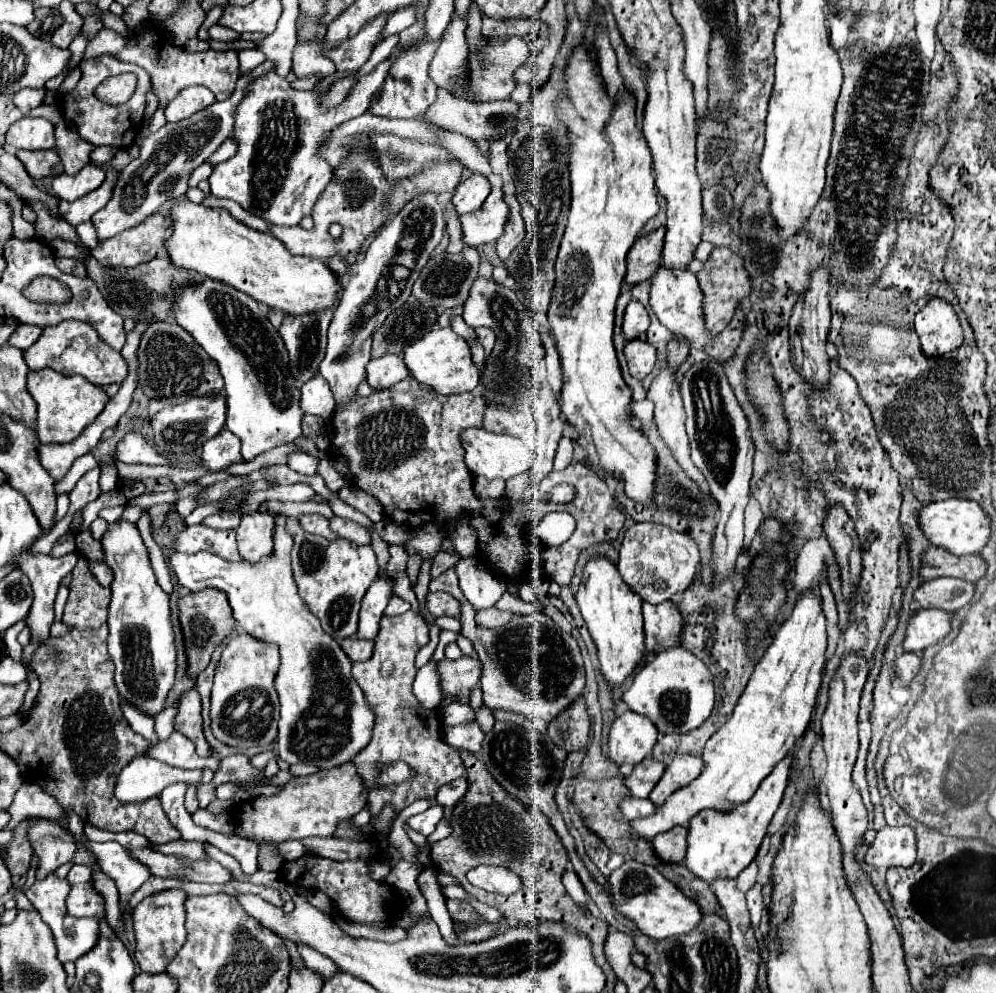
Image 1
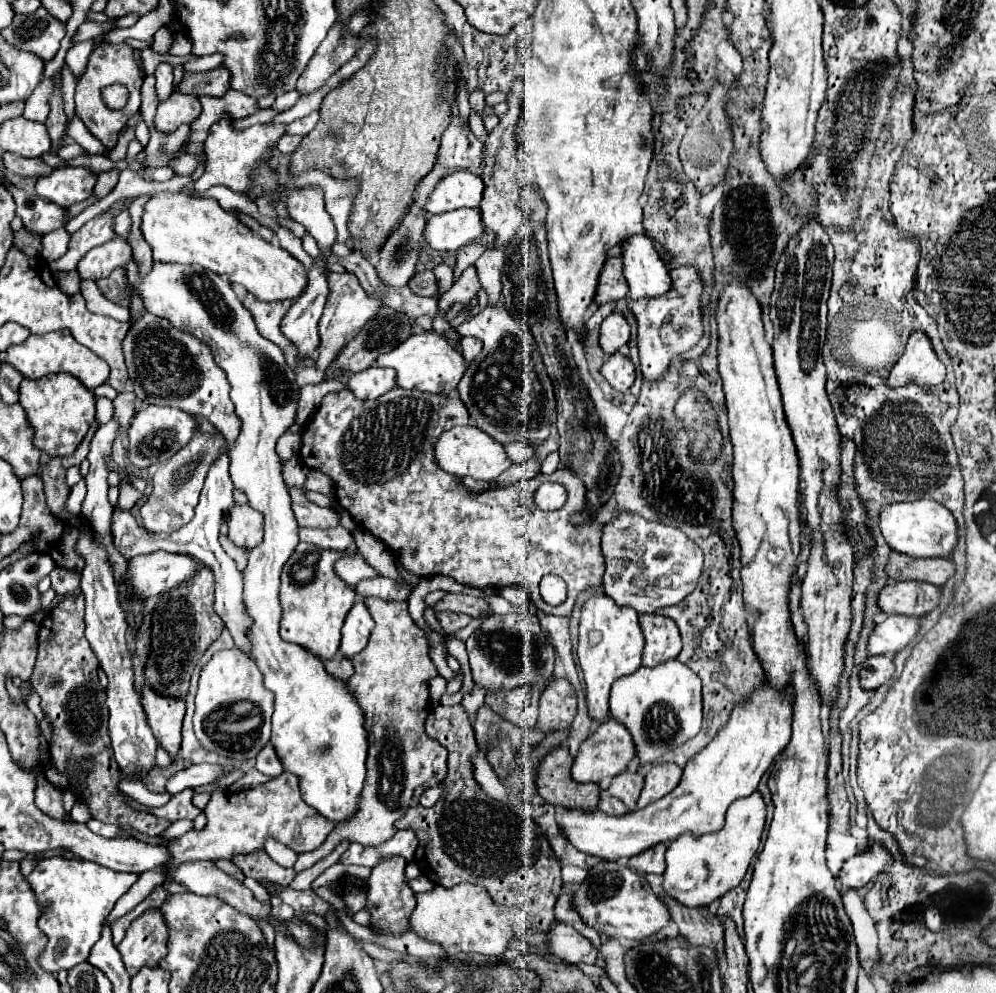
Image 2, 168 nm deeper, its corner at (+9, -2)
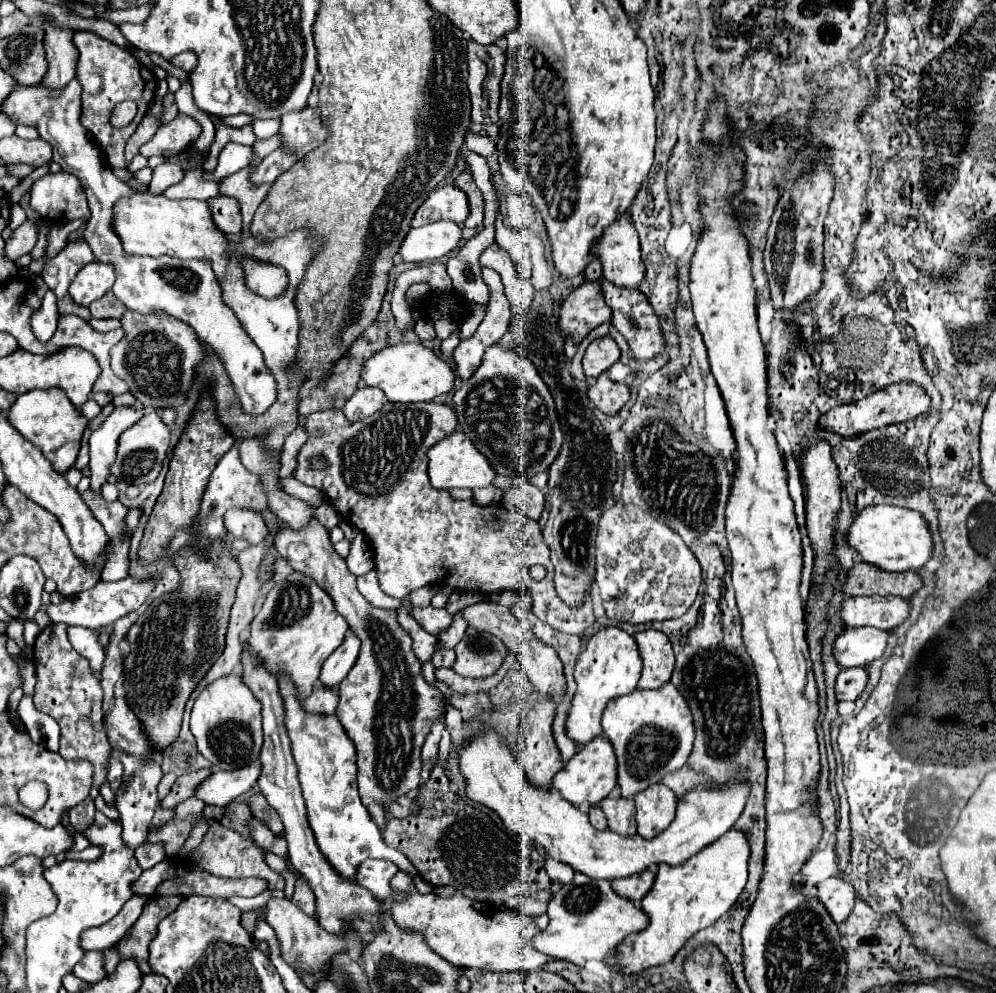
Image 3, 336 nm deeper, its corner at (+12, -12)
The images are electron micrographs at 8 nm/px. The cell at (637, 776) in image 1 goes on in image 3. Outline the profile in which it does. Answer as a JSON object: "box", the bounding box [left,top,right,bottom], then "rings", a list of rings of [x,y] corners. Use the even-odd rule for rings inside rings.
{"box":[600,798,636,836],"rings":[[[604,798],[600,802],[600,808],[604,810],[604,816],[608,820],[608,830],[612,830],[620,836],[636,834],[636,820],[634,820],[636,808],[634,808],[632,800]]]}

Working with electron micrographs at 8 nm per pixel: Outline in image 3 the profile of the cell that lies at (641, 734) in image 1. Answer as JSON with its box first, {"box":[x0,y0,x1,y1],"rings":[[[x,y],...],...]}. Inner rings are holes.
{"box":[552,738,616,806],"rings":[[[596,738],[590,744],[582,746],[580,752],[574,754],[570,762],[552,778],[552,788],[556,788],[564,800],[578,806],[582,802],[590,802],[592,806],[600,804],[614,788],[616,788],[616,756],[612,752],[612,744],[604,738]]]}

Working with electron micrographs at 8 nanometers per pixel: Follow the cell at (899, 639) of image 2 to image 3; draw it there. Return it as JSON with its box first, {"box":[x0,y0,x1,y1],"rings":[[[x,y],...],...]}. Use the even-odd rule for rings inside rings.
{"box":[834,628,888,668],"rings":[[[844,628],[834,640],[834,658],[840,668],[864,666],[880,658],[886,650],[888,632],[878,628]]]}

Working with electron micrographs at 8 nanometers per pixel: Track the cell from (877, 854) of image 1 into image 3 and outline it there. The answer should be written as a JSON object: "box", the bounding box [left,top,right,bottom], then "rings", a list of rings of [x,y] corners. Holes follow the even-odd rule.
{"box":[816,876,856,924],"rings":[[[834,876],[834,878],[828,878],[820,884],[816,884],[816,888],[818,888],[816,898],[824,904],[824,908],[832,916],[832,920],[836,924],[844,922],[854,908],[854,896],[856,896],[854,886],[844,884],[842,878]]]}

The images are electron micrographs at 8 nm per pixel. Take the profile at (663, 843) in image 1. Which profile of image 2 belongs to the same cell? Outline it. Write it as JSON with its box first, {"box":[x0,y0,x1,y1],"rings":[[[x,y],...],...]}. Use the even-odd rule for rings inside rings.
{"box":[627,844,667,874],"rings":[[[657,844],[651,850],[631,858],[627,864],[639,874],[663,874],[665,872],[665,850],[667,844]]]}

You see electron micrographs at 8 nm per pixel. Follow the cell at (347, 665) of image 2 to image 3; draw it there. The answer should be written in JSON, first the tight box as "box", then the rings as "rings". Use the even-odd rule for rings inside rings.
{"box":[302,686,338,716],"rings":[[[320,686],[302,702],[304,712],[318,714],[318,716],[334,714],[336,706],[338,706],[338,692],[332,688],[320,688]]]}

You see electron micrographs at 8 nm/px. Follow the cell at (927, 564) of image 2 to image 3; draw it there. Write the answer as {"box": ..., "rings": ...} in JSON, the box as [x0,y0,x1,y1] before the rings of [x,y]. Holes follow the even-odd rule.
{"box":[842,562,922,598],"rings":[[[854,562],[848,570],[848,580],[842,588],[846,596],[900,596],[910,598],[922,588],[922,580],[916,572],[880,572],[864,562]]]}

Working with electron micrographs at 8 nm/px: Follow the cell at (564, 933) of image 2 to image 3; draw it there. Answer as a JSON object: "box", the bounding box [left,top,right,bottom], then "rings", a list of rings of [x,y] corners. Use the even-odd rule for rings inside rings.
{"box":[392,870,552,972],"rings":[[[402,870],[394,874],[392,886],[400,892],[408,890],[410,894],[404,902],[392,908],[392,918],[398,924],[398,928],[406,932],[420,932],[426,944],[450,964],[490,972],[532,972],[552,960],[542,952],[536,952],[528,944],[528,940],[538,932],[536,924],[528,916],[522,916],[514,910],[498,908],[488,902],[470,900],[462,892],[456,892],[452,898],[440,898],[434,892],[422,896],[412,886],[412,878]]]}

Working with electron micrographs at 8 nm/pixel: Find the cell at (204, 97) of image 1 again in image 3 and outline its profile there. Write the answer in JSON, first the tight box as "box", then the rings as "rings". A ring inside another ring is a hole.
{"box":[140,114,202,158],"rings":[[[178,114],[172,122],[162,124],[158,128],[154,138],[140,148],[140,154],[146,158],[158,156],[158,154],[176,156],[196,142],[196,138],[200,136],[200,130],[202,128],[194,118],[186,114]]]}

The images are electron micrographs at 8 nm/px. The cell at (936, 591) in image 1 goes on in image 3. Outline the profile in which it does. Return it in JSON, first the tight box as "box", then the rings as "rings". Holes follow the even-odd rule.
{"box":[840,596,910,630],"rings":[[[854,596],[840,606],[840,620],[844,626],[872,626],[892,630],[908,618],[910,604],[894,596]]]}

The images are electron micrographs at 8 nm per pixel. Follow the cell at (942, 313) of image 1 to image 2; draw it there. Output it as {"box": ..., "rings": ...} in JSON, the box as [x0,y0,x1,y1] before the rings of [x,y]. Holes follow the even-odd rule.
{"box":[889,330,945,386],"rings":[[[915,330],[909,336],[905,354],[893,366],[889,374],[891,386],[907,386],[907,384],[941,384],[945,380],[945,364],[935,354],[929,336],[923,330]]]}

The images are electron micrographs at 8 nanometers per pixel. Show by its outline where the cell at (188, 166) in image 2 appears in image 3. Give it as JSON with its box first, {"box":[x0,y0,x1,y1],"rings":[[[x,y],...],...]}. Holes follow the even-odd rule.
{"box":[150,162,184,194],"rings":[[[166,162],[166,164],[156,166],[156,168],[154,168],[154,178],[152,178],[152,182],[150,182],[152,194],[162,194],[168,186],[178,184],[178,182],[182,180],[182,176],[184,176],[184,172],[182,172],[182,168],[176,166],[176,164]]]}

